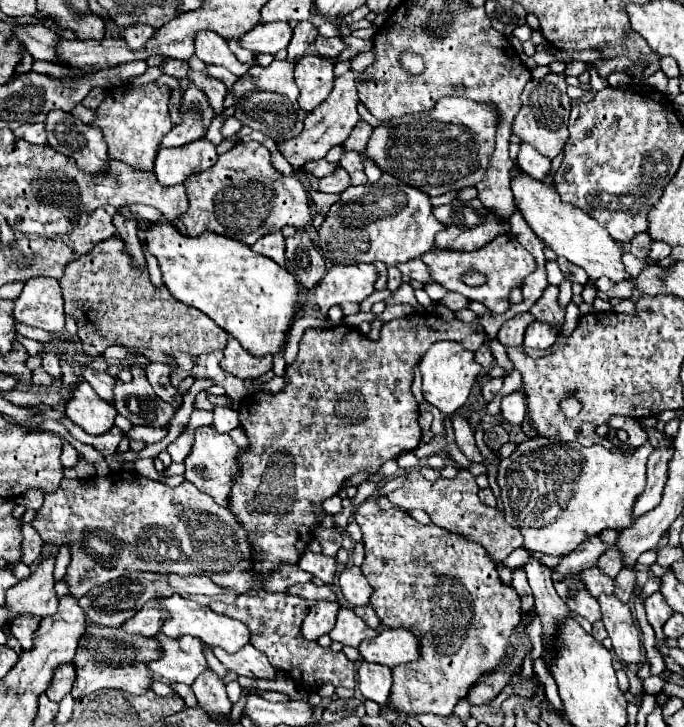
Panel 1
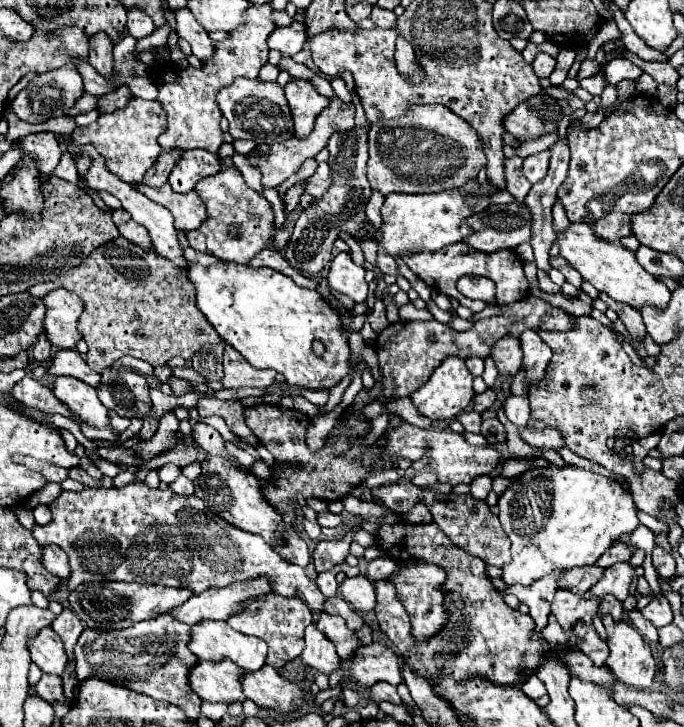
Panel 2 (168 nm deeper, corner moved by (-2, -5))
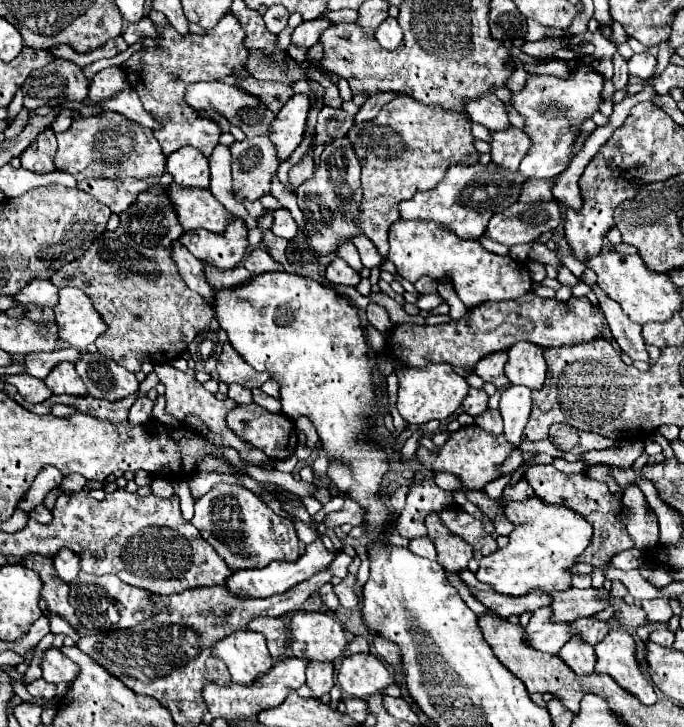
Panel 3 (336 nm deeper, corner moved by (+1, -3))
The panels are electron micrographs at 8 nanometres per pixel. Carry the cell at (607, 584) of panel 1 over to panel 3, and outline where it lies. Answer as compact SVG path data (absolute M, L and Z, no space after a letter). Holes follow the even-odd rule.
M544 605L532 613L530 623L526 625L524 639L538 651L558 655L562 645L572 637L570 623L554 621L550 607Z

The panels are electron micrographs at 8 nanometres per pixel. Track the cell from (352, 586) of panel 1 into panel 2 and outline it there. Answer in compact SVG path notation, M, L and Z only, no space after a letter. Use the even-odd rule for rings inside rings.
M363 575L353 577L353 579L345 579L341 583L341 597L361 613L375 609L375 587Z

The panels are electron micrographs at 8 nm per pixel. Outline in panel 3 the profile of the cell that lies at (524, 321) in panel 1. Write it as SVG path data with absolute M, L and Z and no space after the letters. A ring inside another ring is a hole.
M502 351L502 353L490 353L490 357L484 357L482 361L478 361L478 365L476 365L474 371L476 371L476 375L480 375L488 383L494 383L498 387L508 385L510 381L504 375L506 359L508 359L506 351Z

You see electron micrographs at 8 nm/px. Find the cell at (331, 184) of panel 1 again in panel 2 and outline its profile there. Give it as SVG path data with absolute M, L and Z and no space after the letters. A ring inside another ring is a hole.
M319 163L317 171L305 183L305 193L313 195L313 197L321 197L329 189L329 183L331 183L329 165L327 163Z

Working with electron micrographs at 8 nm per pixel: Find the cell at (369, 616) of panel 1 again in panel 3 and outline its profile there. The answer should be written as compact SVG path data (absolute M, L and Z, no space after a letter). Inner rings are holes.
M354 635L352 641L348 643L344 655L352 655L352 653L368 653L368 649L370 649L368 641L366 641L364 637L360 637L360 635Z

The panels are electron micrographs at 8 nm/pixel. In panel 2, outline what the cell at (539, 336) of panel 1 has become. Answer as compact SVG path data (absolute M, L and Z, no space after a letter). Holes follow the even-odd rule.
M525 331L519 337L523 351L523 369L525 369L525 385L537 385L545 377L545 369L551 361L549 345L541 341L535 331Z

